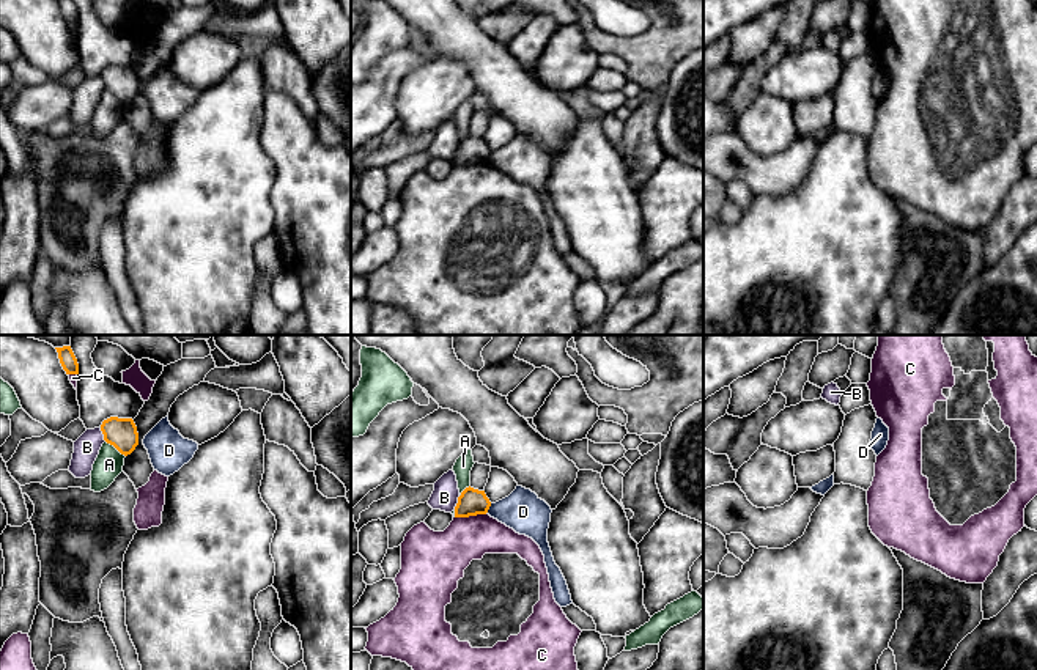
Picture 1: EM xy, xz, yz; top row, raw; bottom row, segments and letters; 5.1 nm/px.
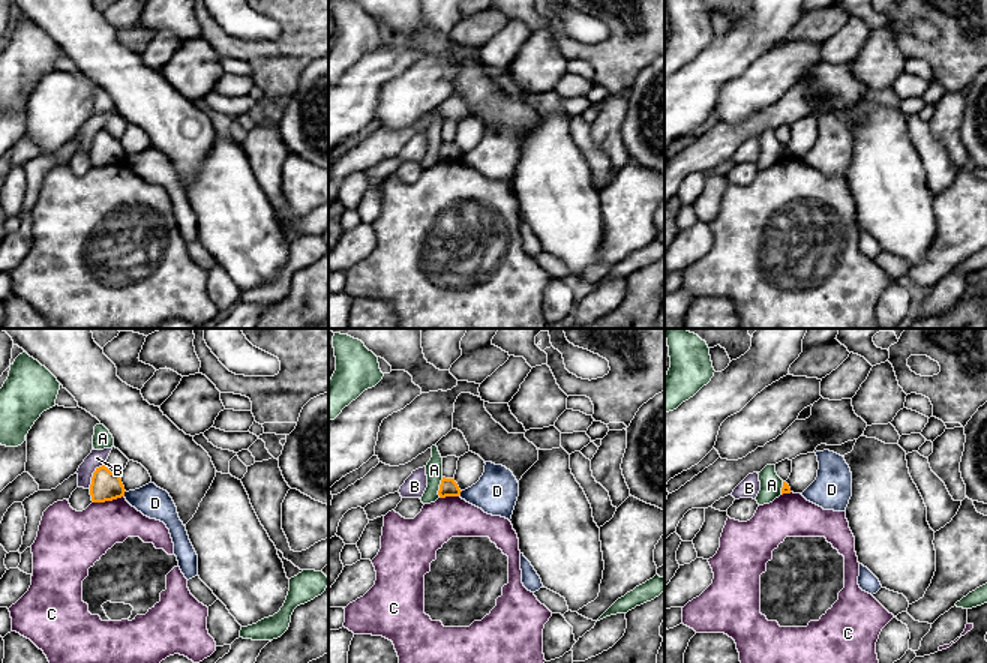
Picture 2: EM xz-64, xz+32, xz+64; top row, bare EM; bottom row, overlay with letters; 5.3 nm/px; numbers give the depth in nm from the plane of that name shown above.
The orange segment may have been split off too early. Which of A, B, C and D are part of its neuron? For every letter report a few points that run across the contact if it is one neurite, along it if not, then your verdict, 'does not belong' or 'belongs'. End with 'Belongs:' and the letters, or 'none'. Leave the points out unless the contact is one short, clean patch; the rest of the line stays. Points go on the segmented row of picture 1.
A: does not belong
B: line xy (99, 428), (106, 441); does not belong
C: does not belong
D: line xz (491, 504), (487, 511); does not belong
Belongs: none

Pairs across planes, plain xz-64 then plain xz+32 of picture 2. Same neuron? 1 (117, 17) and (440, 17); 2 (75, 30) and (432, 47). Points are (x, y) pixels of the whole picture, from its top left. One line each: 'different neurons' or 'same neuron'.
1: different neurons
2: same neuron

